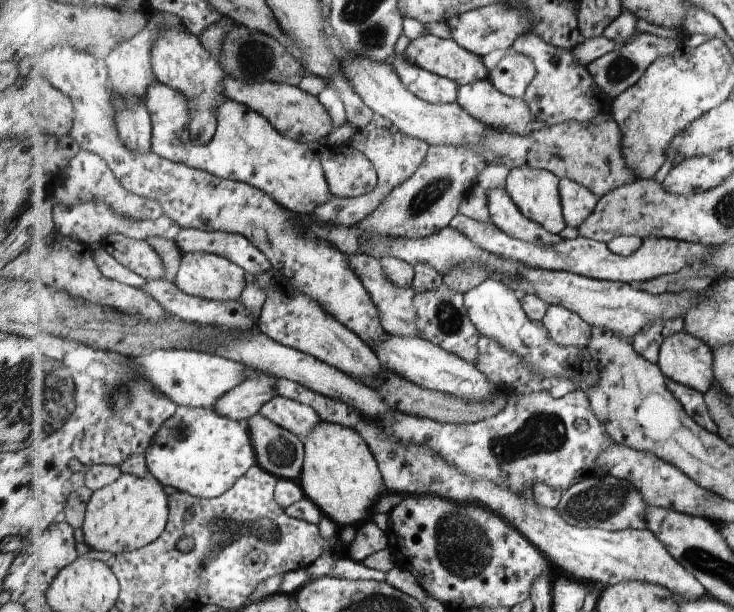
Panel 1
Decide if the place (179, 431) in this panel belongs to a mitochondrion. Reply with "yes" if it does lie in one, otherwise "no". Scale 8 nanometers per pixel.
yes

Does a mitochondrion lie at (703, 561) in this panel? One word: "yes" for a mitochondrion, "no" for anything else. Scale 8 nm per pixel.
yes

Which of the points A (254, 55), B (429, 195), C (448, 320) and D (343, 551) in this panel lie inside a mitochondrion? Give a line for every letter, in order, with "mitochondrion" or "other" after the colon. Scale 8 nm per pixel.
A: mitochondrion
B: mitochondrion
C: mitochondrion
D: other

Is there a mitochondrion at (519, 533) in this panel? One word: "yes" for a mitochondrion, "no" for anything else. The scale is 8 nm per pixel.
no

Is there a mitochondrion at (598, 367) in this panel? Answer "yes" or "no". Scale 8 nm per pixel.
no

